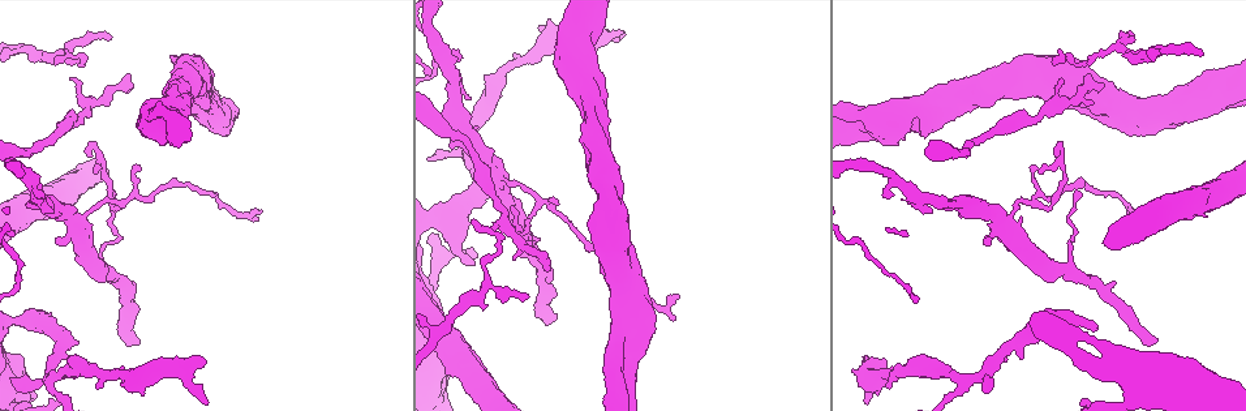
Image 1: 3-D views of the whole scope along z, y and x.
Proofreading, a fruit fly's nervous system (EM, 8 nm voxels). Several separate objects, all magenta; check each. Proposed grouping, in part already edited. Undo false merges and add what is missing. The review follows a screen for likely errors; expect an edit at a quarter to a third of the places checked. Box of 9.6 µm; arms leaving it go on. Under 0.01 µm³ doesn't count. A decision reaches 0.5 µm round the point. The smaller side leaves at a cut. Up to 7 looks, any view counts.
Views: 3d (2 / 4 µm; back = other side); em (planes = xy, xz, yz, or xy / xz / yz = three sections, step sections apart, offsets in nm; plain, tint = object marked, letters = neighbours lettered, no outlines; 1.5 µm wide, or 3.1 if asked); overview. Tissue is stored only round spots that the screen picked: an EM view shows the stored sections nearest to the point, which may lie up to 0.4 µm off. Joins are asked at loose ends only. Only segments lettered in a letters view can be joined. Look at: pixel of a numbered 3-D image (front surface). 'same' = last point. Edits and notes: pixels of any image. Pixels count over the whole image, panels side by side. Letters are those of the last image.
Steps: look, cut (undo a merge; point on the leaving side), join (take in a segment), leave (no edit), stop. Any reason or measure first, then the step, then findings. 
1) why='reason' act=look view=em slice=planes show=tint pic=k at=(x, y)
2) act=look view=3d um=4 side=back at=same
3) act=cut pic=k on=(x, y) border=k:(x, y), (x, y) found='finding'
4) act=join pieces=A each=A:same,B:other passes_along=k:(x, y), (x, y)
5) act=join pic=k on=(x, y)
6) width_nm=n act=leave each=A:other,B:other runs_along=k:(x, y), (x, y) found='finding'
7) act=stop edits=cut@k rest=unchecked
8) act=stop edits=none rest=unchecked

why='an open end' act=look view=em slice=xz step=8 show=tint pic=1 at=(1079, 190)

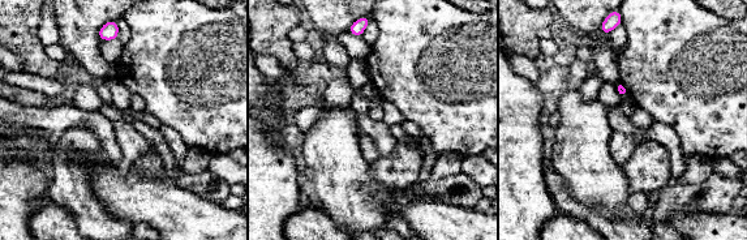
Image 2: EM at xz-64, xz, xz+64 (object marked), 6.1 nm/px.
why='another direction' act=look view=em slice=yz step=4 show=letters at=same

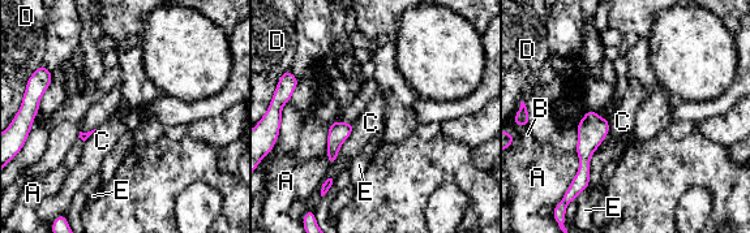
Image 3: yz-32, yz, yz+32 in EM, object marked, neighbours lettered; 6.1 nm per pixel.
act=leave each=A:other,B:other,C:other,D:other,E:other border=3:(575, 151), (578, 171), (562, 195) found='none of them fits'

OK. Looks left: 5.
why='end of a long branch' act=look view=3d um=2 pic=1 at=(677, 296)

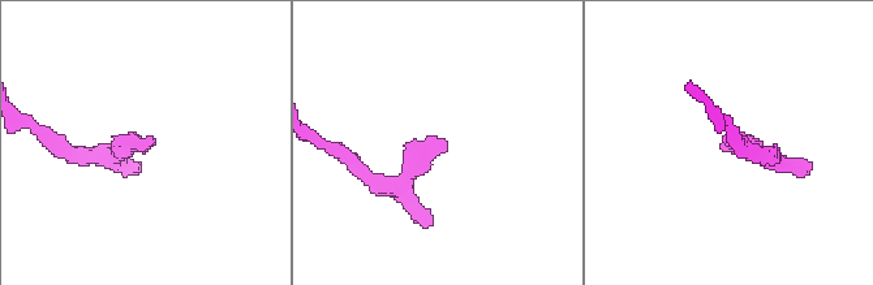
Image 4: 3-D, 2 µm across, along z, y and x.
act=look view=em slice=planes show=plain pic=4 at=(722, 141)

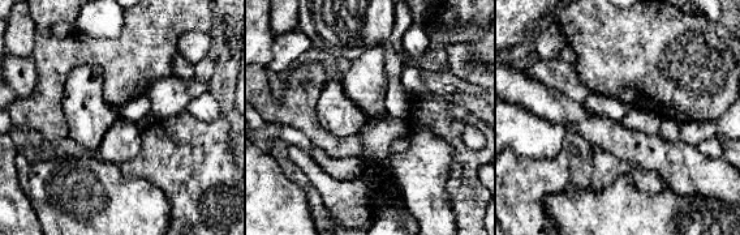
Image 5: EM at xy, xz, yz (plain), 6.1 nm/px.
why='see the neighbours' act=look view=em slice=planes show=letters at=same

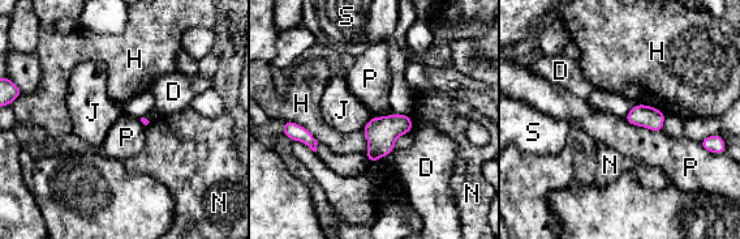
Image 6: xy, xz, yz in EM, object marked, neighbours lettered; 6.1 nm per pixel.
act=leave each=D:other,H:other,J:other,N:other,P:other,S:other found='no lettered segment goes on from it'

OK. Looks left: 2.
why='narrows sharply' act=look view=em slice=planes show=plain pic=1 at=(29, 321)

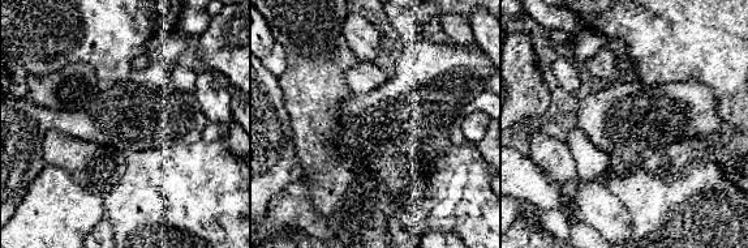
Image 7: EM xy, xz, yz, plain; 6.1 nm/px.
act=look view=em slice=planes show=letters at=same

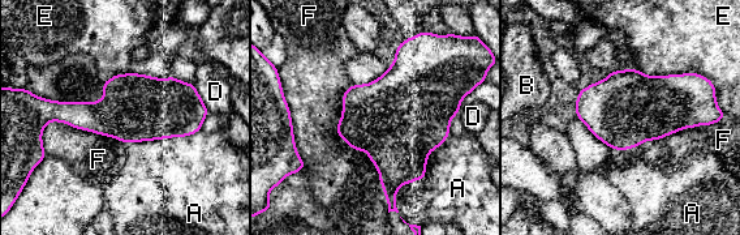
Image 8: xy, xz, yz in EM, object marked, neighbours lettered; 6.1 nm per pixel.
width_nm=420 act=leave each=A:other,B:other,D:other,E:other,F:other border=8:(351, 84), (336, 133), (388, 204) found='continuous, no second cell'

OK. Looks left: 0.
act=stop edits=none rest=unchecked

